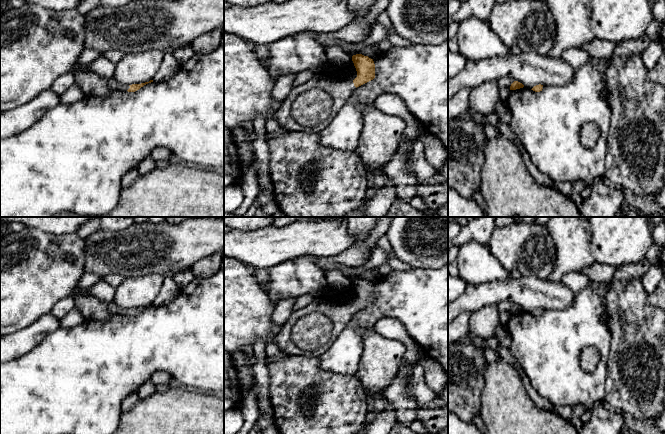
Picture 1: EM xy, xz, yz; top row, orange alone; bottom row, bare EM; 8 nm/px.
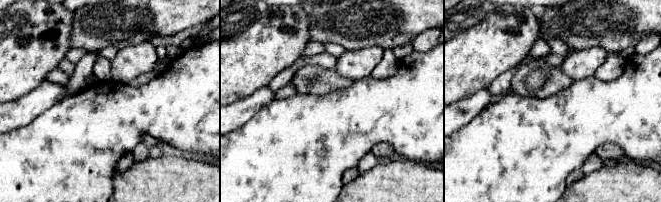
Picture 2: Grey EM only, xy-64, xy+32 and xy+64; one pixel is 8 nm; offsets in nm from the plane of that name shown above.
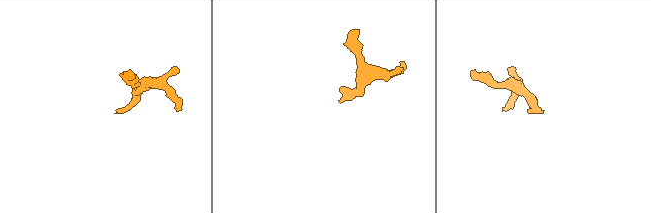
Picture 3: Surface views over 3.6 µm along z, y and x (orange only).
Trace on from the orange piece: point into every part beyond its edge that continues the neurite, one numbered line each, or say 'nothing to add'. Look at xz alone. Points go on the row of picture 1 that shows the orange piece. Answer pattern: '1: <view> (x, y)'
nothing to add

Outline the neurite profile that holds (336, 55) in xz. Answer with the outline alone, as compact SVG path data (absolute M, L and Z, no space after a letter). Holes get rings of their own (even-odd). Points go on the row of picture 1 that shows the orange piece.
M338 44L326 49L328 62L334 65L345 66L352 61L352 55L345 52L345 50Z

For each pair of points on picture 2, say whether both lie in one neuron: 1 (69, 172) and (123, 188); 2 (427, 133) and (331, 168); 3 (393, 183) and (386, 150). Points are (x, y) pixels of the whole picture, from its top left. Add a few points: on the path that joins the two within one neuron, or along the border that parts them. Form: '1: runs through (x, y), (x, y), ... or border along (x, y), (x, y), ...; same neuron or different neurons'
1: border along (116, 169), (113, 174), (112, 191); different neurons
2: runs through (403, 133), (367, 133), (355, 144); same neuron
3: border along (397, 156), (389, 159); different neurons

